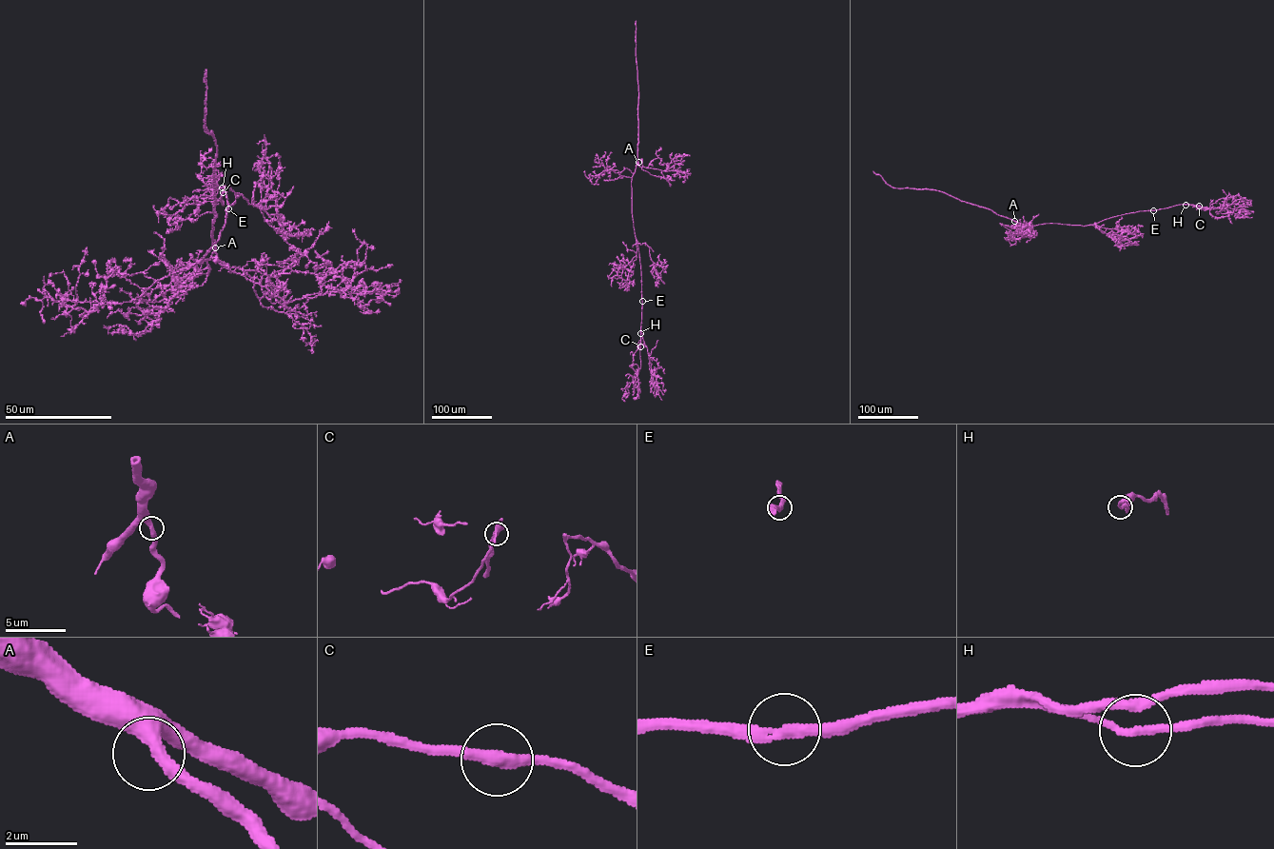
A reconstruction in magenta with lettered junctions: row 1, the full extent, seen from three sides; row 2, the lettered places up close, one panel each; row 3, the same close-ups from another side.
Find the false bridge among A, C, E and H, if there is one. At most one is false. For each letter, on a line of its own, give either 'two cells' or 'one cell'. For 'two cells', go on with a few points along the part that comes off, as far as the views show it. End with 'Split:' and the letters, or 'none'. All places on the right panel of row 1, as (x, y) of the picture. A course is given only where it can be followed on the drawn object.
A: one cell
C: one cell
E: one cell
H: one cell
Split: none

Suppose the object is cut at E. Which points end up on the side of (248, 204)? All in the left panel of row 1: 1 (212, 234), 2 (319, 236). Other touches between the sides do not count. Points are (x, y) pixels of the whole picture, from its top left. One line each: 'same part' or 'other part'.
1: other part
2: other part

